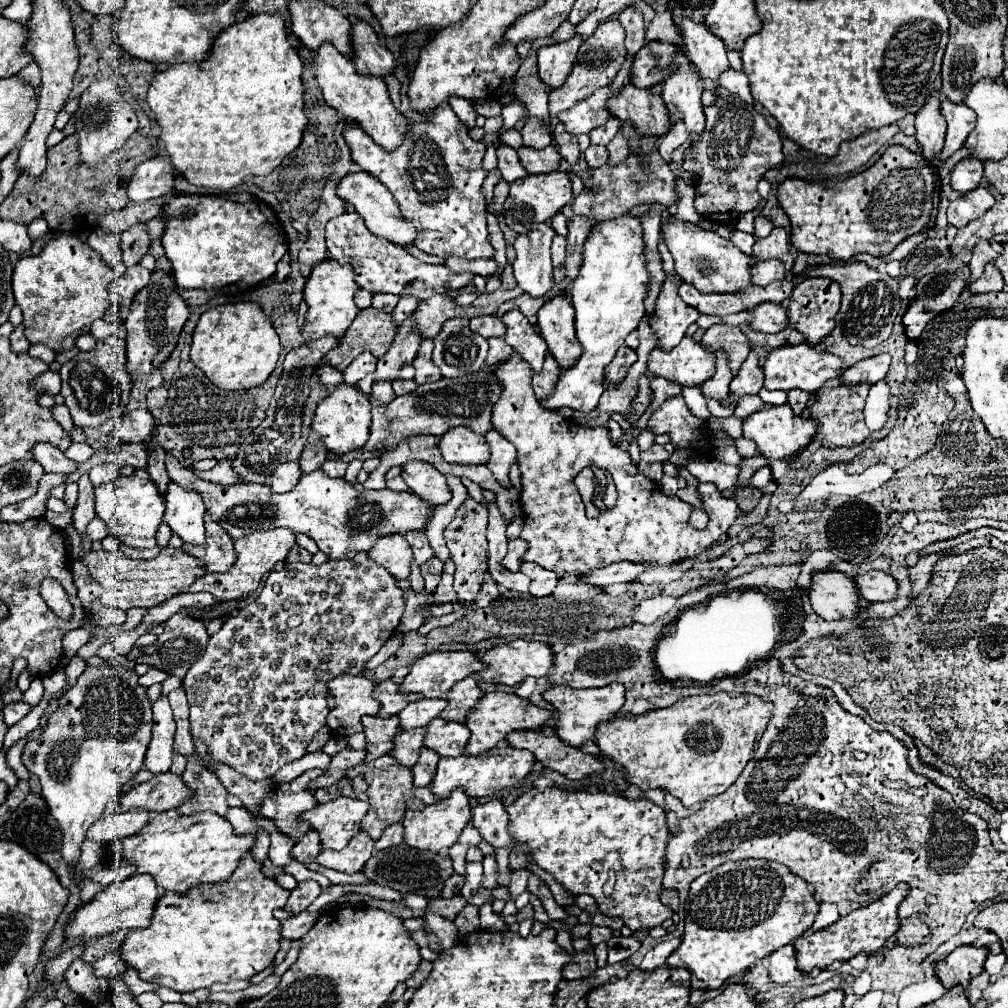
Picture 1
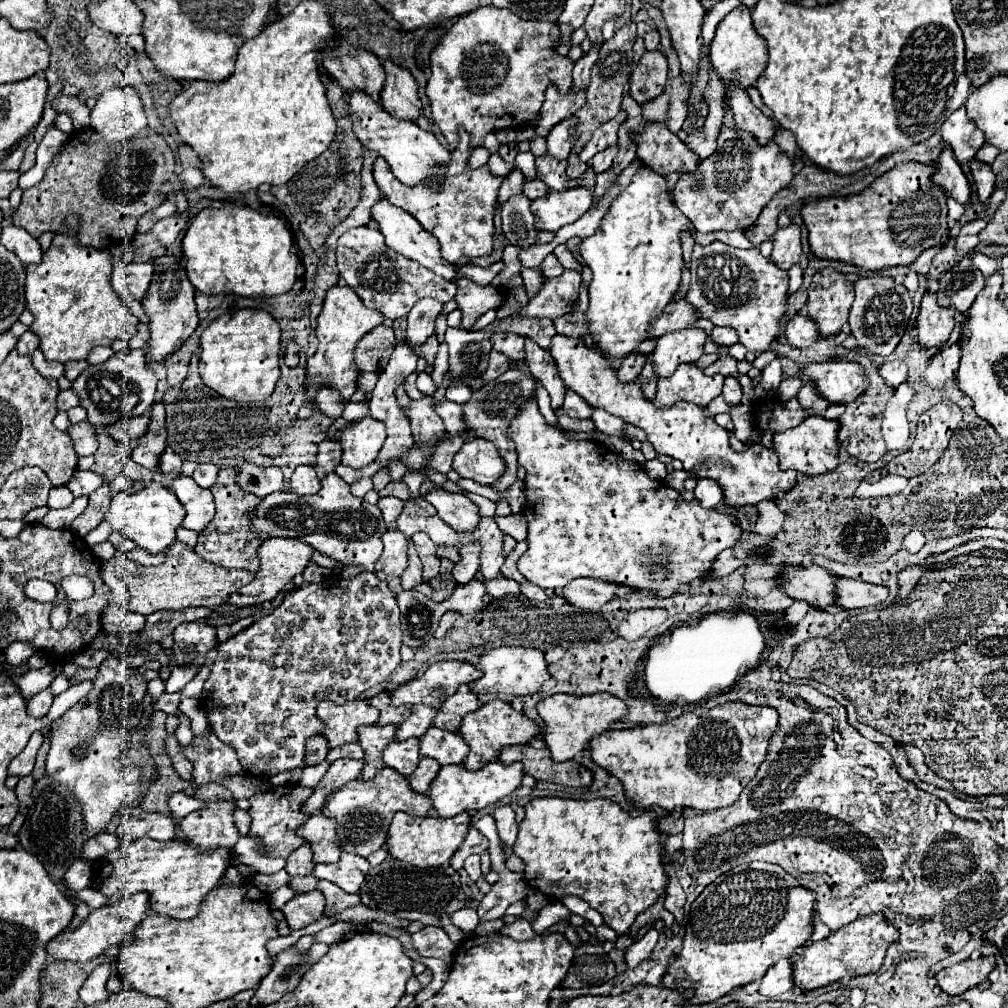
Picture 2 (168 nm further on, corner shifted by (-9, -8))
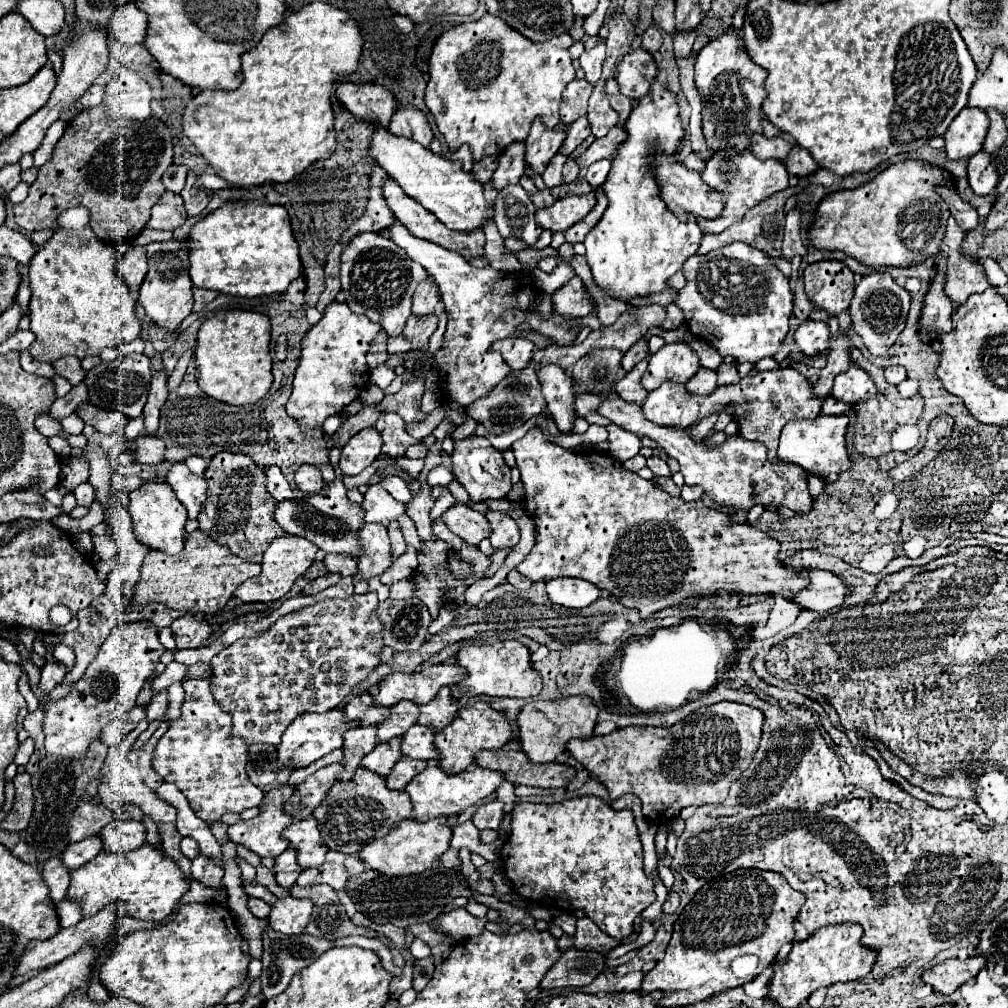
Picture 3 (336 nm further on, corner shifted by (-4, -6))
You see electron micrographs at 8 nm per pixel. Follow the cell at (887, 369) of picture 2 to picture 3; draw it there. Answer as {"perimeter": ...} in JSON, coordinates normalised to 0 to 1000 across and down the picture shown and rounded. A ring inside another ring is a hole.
{"perimeter":[[[881,363],[877,365],[877,373],[883,381],[893,381],[899,375],[899,367],[897,363]]]}

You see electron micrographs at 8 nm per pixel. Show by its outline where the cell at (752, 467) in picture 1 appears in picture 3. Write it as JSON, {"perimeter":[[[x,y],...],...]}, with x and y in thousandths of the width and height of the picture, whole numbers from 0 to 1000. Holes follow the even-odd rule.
{"perimeter":[[[603,387],[601,391],[593,391],[599,399],[595,399],[595,411],[599,411],[605,419],[611,423],[643,433],[649,437],[665,454],[675,458],[675,468],[679,472],[679,478],[683,482],[690,480],[698,484],[698,488],[714,502],[726,502],[726,504],[738,504],[744,506],[748,500],[756,500],[758,504],[772,504],[774,500],[788,506],[788,508],[802,508],[806,504],[806,492],[802,488],[800,468],[790,460],[778,460],[778,458],[764,458],[758,446],[756,438],[744,438],[738,435],[724,433],[720,438],[706,442],[702,435],[688,437],[685,425],[673,423],[653,423],[639,415],[637,403],[617,397],[611,387]]]}

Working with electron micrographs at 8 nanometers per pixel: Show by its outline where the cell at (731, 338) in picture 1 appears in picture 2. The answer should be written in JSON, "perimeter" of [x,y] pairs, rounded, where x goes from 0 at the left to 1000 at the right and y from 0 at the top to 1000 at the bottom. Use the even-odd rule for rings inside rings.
{"perimeter":[[[721,375],[719,383],[717,383],[717,393],[721,401],[735,401],[735,381],[729,375]]]}

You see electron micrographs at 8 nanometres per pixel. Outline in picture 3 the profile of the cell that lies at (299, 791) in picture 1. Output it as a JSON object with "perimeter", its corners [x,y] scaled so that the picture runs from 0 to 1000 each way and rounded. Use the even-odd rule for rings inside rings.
{"perimeter":[[[286,778],[284,780],[276,780],[276,782],[268,784],[268,786],[264,786],[262,792],[260,792],[260,798],[258,798],[258,808],[254,812],[250,812],[250,813],[236,813],[232,819],[226,821],[228,833],[234,835],[234,837],[244,839],[246,843],[256,847],[258,851],[262,851],[262,849],[266,849],[266,851],[278,849],[288,839],[288,835],[284,831],[280,831],[280,823],[290,817],[290,812],[282,806],[280,800],[282,800],[282,796],[290,788],[292,788],[292,782],[286,780]]]}

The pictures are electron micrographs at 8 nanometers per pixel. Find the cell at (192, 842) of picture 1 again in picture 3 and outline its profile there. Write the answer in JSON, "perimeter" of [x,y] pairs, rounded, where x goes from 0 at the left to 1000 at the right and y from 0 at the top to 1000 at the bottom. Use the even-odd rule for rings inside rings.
{"perimeter":[[[143,837],[125,847],[99,845],[93,853],[71,863],[69,869],[71,873],[69,873],[67,889],[83,895],[81,899],[83,909],[91,909],[97,903],[101,903],[105,897],[121,893],[123,907],[139,913],[159,915],[173,905],[179,891],[188,881],[188,871],[181,867],[177,857],[163,843],[149,837]]]}

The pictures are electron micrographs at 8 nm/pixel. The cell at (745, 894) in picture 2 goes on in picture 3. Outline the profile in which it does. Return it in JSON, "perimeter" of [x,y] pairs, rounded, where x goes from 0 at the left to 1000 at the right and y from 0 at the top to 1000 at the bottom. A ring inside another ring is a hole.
{"perimeter":[[[734,861],[726,867],[720,867],[714,873],[700,875],[687,891],[687,895],[681,897],[677,907],[673,909],[675,917],[669,917],[667,933],[661,940],[661,948],[639,968],[635,984],[649,984],[655,982],[659,990],[655,992],[655,998],[683,998],[700,990],[706,990],[708,986],[730,980],[746,972],[746,968],[732,970],[726,964],[726,952],[738,946],[752,948],[752,960],[748,966],[754,966],[772,946],[776,937],[788,933],[788,913],[798,899],[800,891],[798,887],[790,885],[782,879],[782,875],[772,865],[764,863],[752,863],[752,861]]]}

